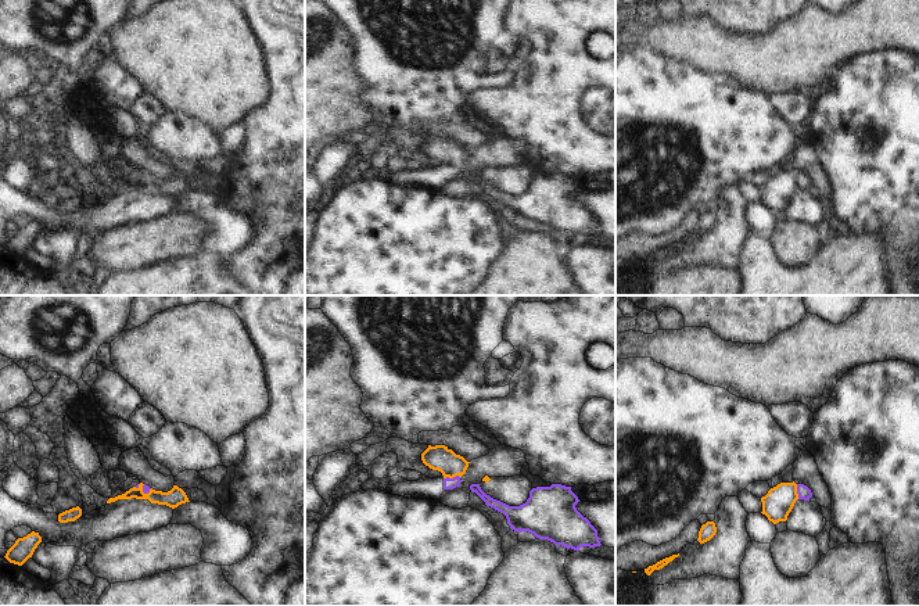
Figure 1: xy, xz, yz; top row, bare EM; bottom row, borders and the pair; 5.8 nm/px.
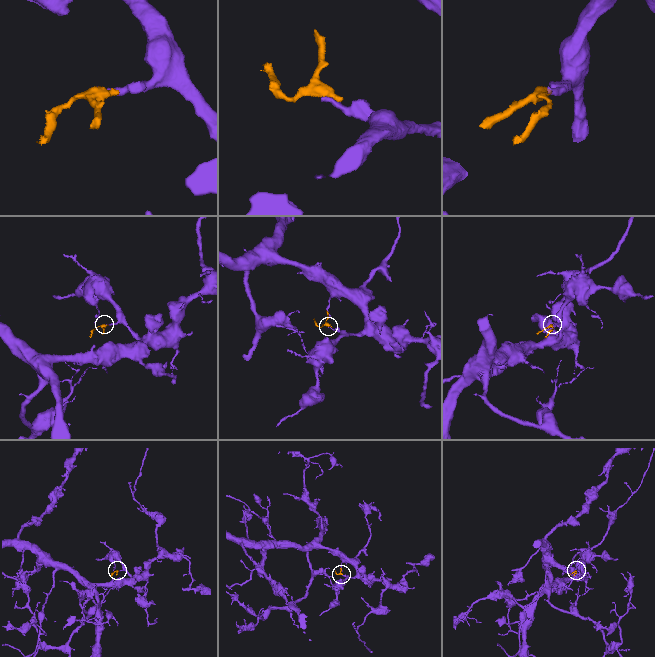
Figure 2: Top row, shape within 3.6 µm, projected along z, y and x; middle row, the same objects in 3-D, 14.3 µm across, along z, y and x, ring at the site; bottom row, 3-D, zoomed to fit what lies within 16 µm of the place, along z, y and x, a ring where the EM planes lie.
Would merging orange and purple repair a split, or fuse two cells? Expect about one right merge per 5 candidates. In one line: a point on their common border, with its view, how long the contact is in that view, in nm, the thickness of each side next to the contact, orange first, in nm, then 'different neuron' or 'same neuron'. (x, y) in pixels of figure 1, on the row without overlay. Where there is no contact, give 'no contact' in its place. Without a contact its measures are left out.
xz (451, 167) | 100 nm | 150/60 nm | different neuron

